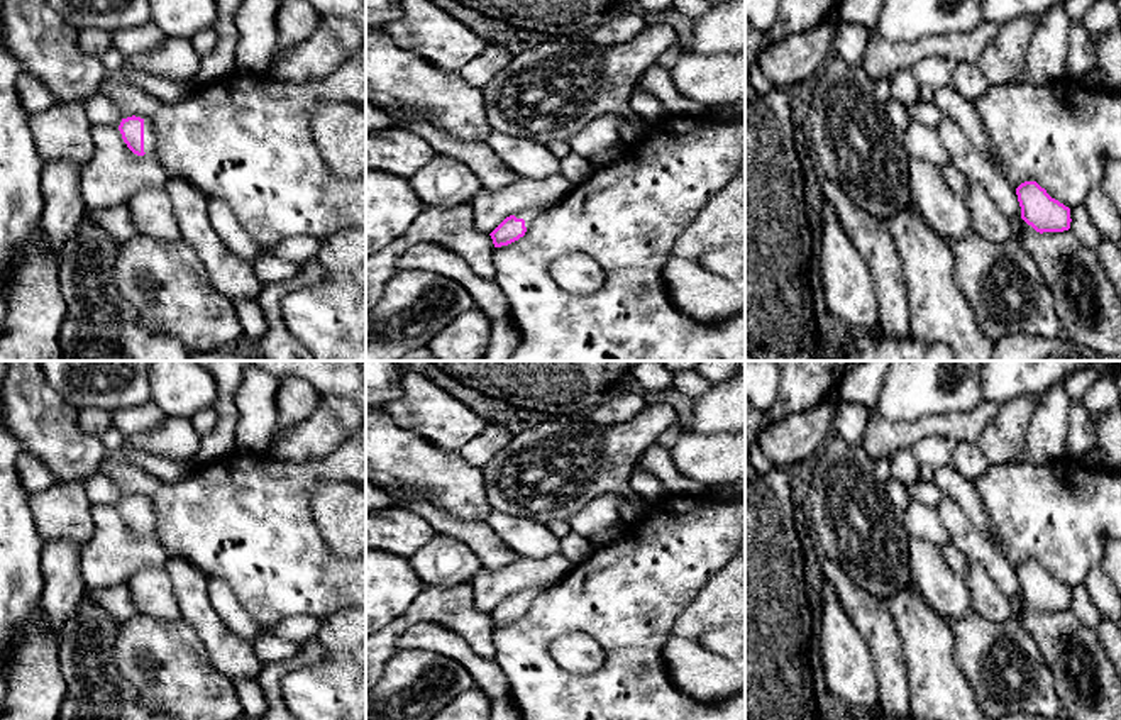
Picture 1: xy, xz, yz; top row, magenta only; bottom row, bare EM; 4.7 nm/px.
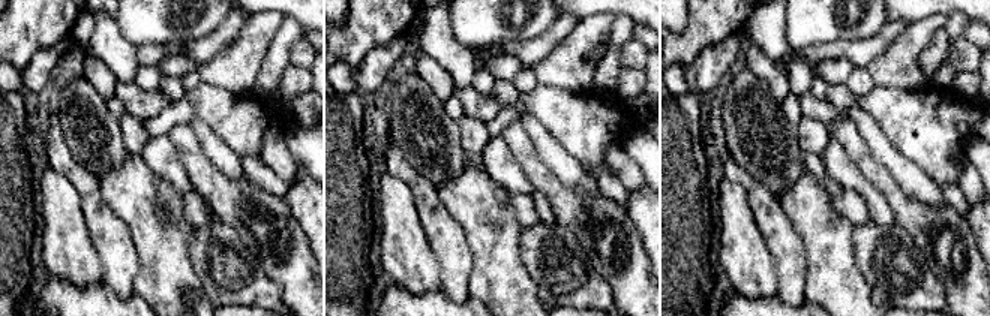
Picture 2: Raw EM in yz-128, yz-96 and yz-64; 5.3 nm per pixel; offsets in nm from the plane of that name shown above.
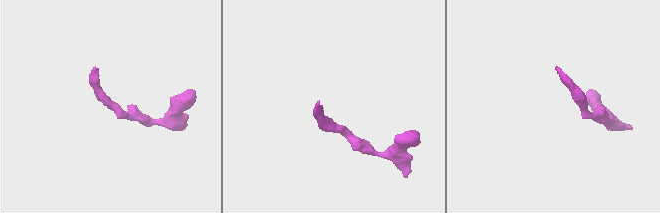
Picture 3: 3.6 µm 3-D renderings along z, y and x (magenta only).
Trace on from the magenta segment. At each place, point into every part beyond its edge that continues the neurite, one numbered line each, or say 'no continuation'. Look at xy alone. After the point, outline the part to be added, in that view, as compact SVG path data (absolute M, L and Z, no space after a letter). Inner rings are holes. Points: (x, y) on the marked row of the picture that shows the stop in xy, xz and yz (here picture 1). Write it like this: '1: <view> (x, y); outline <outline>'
1: xy (149, 138); outline M144 119L144 152L146 154L154 152L154 141L156 141L156 136L154 136L152 122Z

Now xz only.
1: xz (529, 214); outline M527 208L527 210L516 212L515 217L516 217L516 219L523 219L523 220L525 220L525 227L528 229L530 224L533 222L533 219L535 219L540 212L542 212L540 208Z

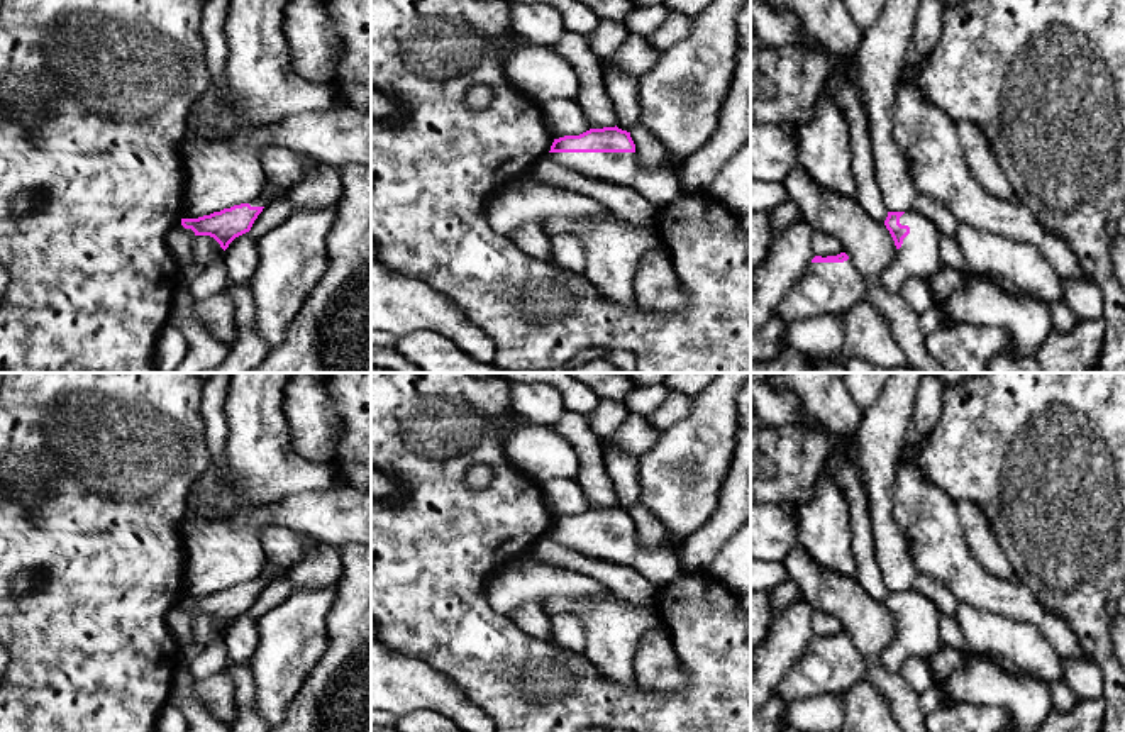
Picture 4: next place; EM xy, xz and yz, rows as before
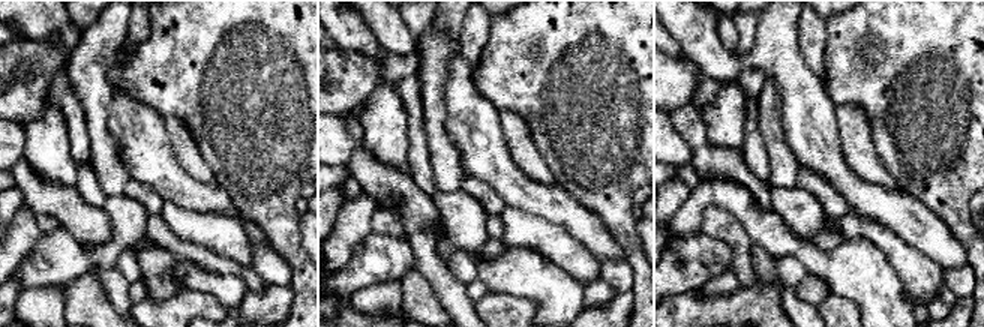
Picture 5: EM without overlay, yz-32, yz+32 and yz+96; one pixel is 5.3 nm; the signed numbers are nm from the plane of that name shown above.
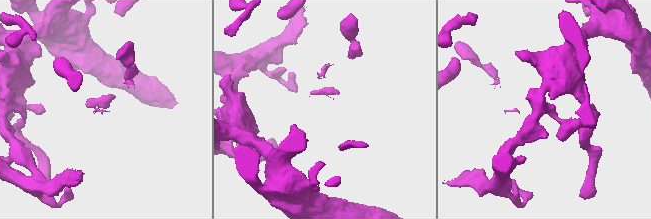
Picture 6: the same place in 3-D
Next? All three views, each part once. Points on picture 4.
1: xz (661, 185); outline M547 152L551 158L585 176L629 186L662 210L681 193L679 166L664 163L649 169L635 152Z

